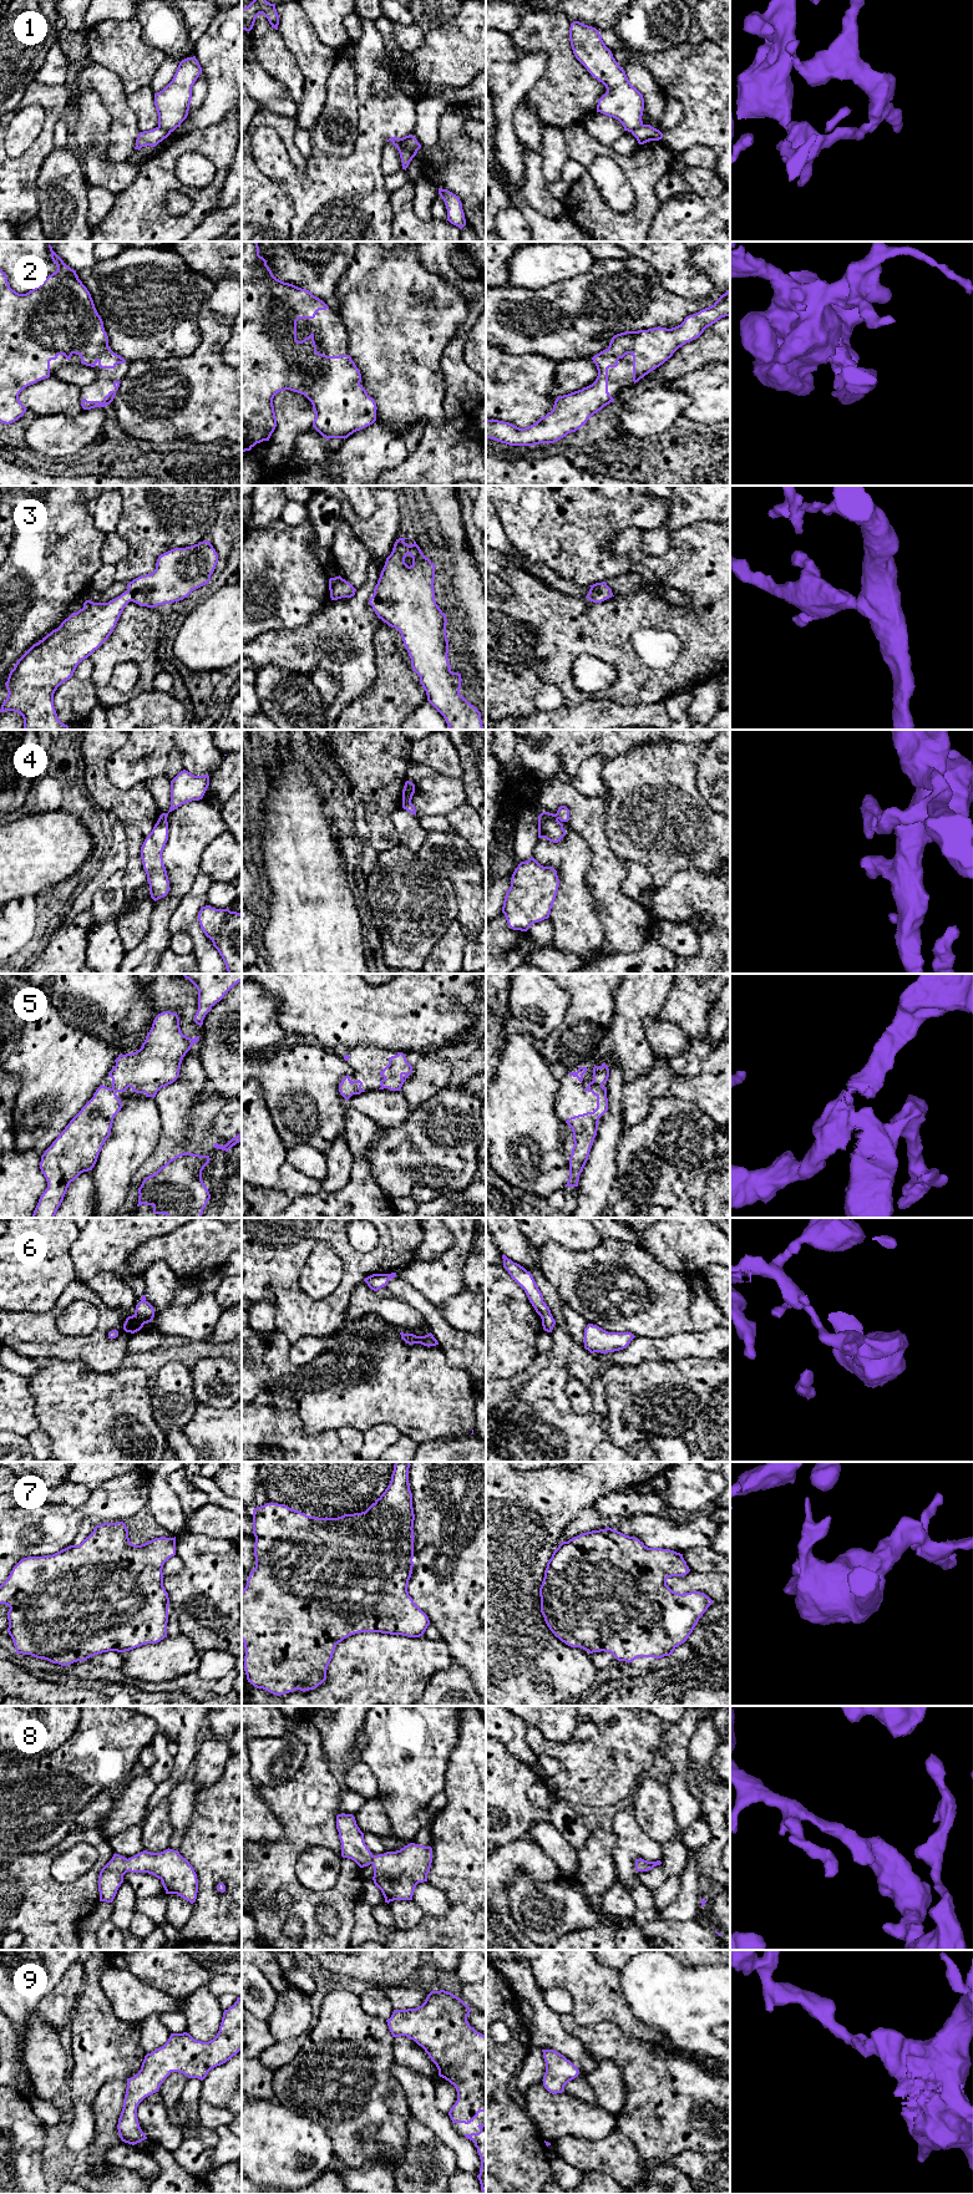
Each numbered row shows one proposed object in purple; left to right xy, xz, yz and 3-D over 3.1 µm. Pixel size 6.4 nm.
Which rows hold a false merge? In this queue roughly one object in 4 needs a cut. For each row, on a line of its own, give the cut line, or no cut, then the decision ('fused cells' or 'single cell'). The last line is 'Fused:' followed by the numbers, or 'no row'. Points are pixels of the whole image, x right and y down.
1: cut in xz along (400, 138), (415, 155); fused cells
2: no cut; single cell
3: no cut; single cell
4: cut in xz along (410, 800), (403, 805); fused cells
5: no cut; single cell
6: no cut; single cell
7: no cut; single cell
8: no cut; single cell
9: no cut; single cell
Fused: 1, 4

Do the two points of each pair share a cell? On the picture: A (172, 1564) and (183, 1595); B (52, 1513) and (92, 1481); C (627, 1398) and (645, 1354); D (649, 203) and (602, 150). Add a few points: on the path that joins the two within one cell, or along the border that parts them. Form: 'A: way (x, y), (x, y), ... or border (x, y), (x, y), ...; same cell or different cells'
A: border (177, 1554), (182, 1568), (165, 1577); different cells
B: border (116, 1476), (91, 1492); different cells
C: border (670, 1360), (644, 1360), (636, 1364), (613, 1365); different cells
D: way (644, 188), (643, 182), (617, 158); same cell

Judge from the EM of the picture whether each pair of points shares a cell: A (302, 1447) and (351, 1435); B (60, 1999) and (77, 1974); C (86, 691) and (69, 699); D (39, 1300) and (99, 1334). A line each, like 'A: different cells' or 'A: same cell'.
A: different cells
B: same cell
C: same cell
D: different cells

